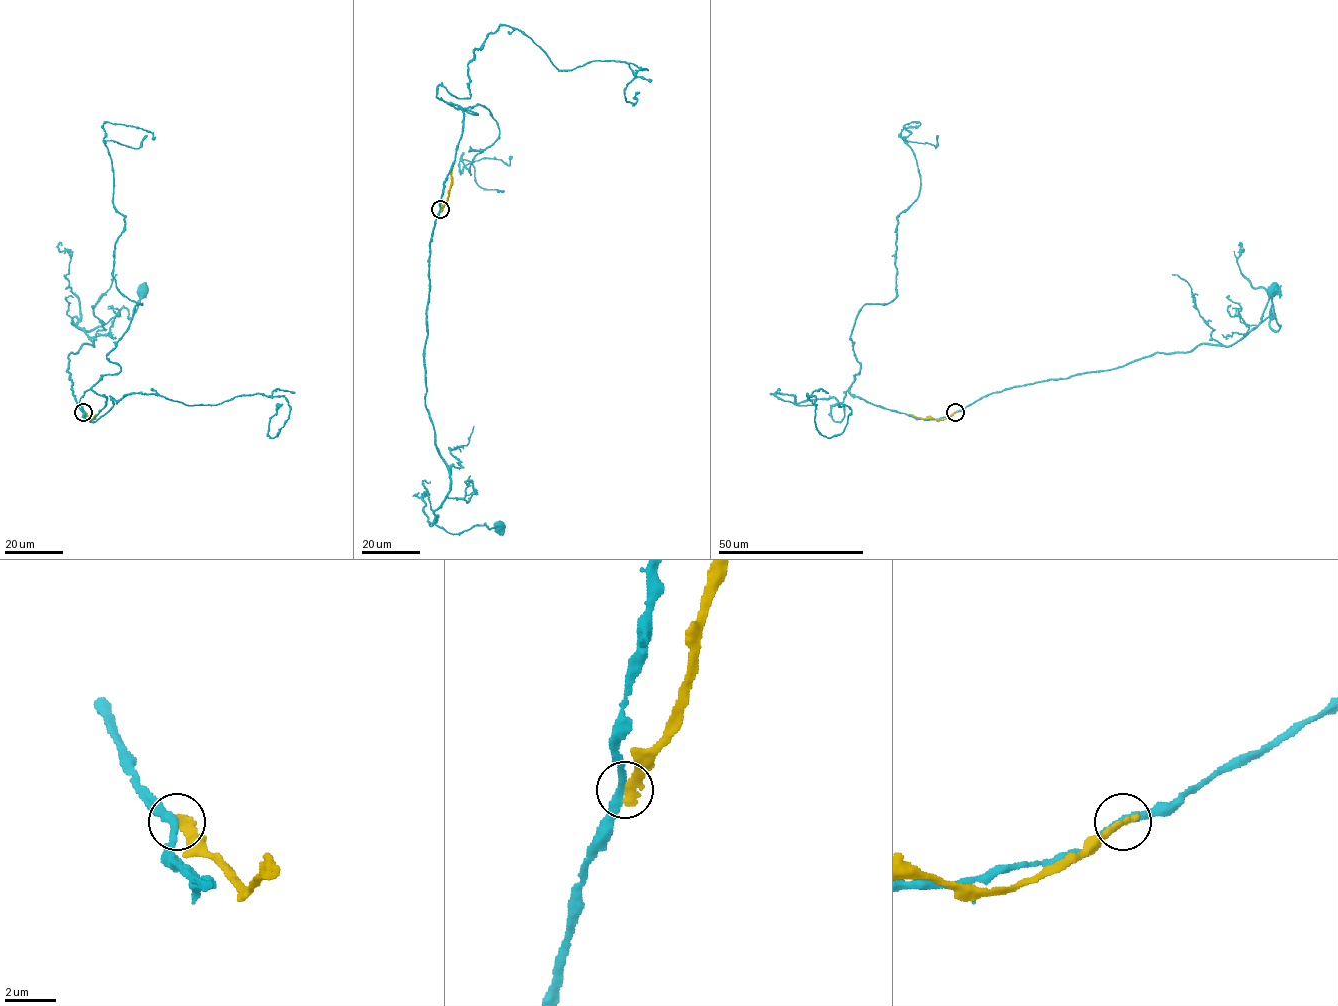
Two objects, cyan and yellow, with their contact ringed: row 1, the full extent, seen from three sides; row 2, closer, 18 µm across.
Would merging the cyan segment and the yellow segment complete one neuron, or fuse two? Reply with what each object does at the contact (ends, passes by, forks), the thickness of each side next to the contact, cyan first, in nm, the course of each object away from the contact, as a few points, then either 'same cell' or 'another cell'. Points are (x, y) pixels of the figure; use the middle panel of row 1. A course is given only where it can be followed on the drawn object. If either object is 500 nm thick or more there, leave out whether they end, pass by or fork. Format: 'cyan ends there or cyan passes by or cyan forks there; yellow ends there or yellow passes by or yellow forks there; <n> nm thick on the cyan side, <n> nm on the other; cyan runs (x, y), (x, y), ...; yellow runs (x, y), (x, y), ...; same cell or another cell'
cyan passes by; yellow ends there; 280 nm thick on the cyan side, 360 nm on the other; cyan runs (441, 209), (430, 246), (425, 400), (450, 490), (430, 524), (452, 533), (480, 525), (498, 526); yellow runs (441, 209), (448, 197), (453, 165); another cell

